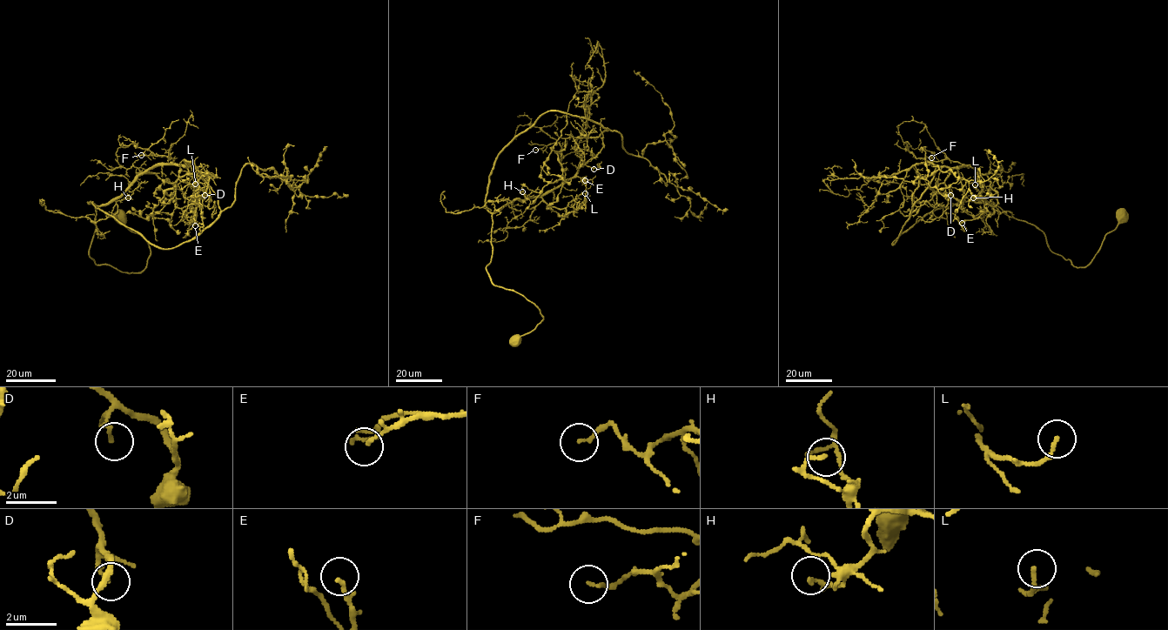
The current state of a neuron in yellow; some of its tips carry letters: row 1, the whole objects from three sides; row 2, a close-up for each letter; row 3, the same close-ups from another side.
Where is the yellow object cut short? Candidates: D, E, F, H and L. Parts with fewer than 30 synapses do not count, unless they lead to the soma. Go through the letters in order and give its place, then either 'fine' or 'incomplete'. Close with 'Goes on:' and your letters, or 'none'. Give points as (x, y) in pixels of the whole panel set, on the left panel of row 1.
D: at (204, 195); fine
E: at (195, 225); fine
F: at (141, 155); fine
H: at (128, 197); fine
L: at (195, 184); fine
Goes on: none

